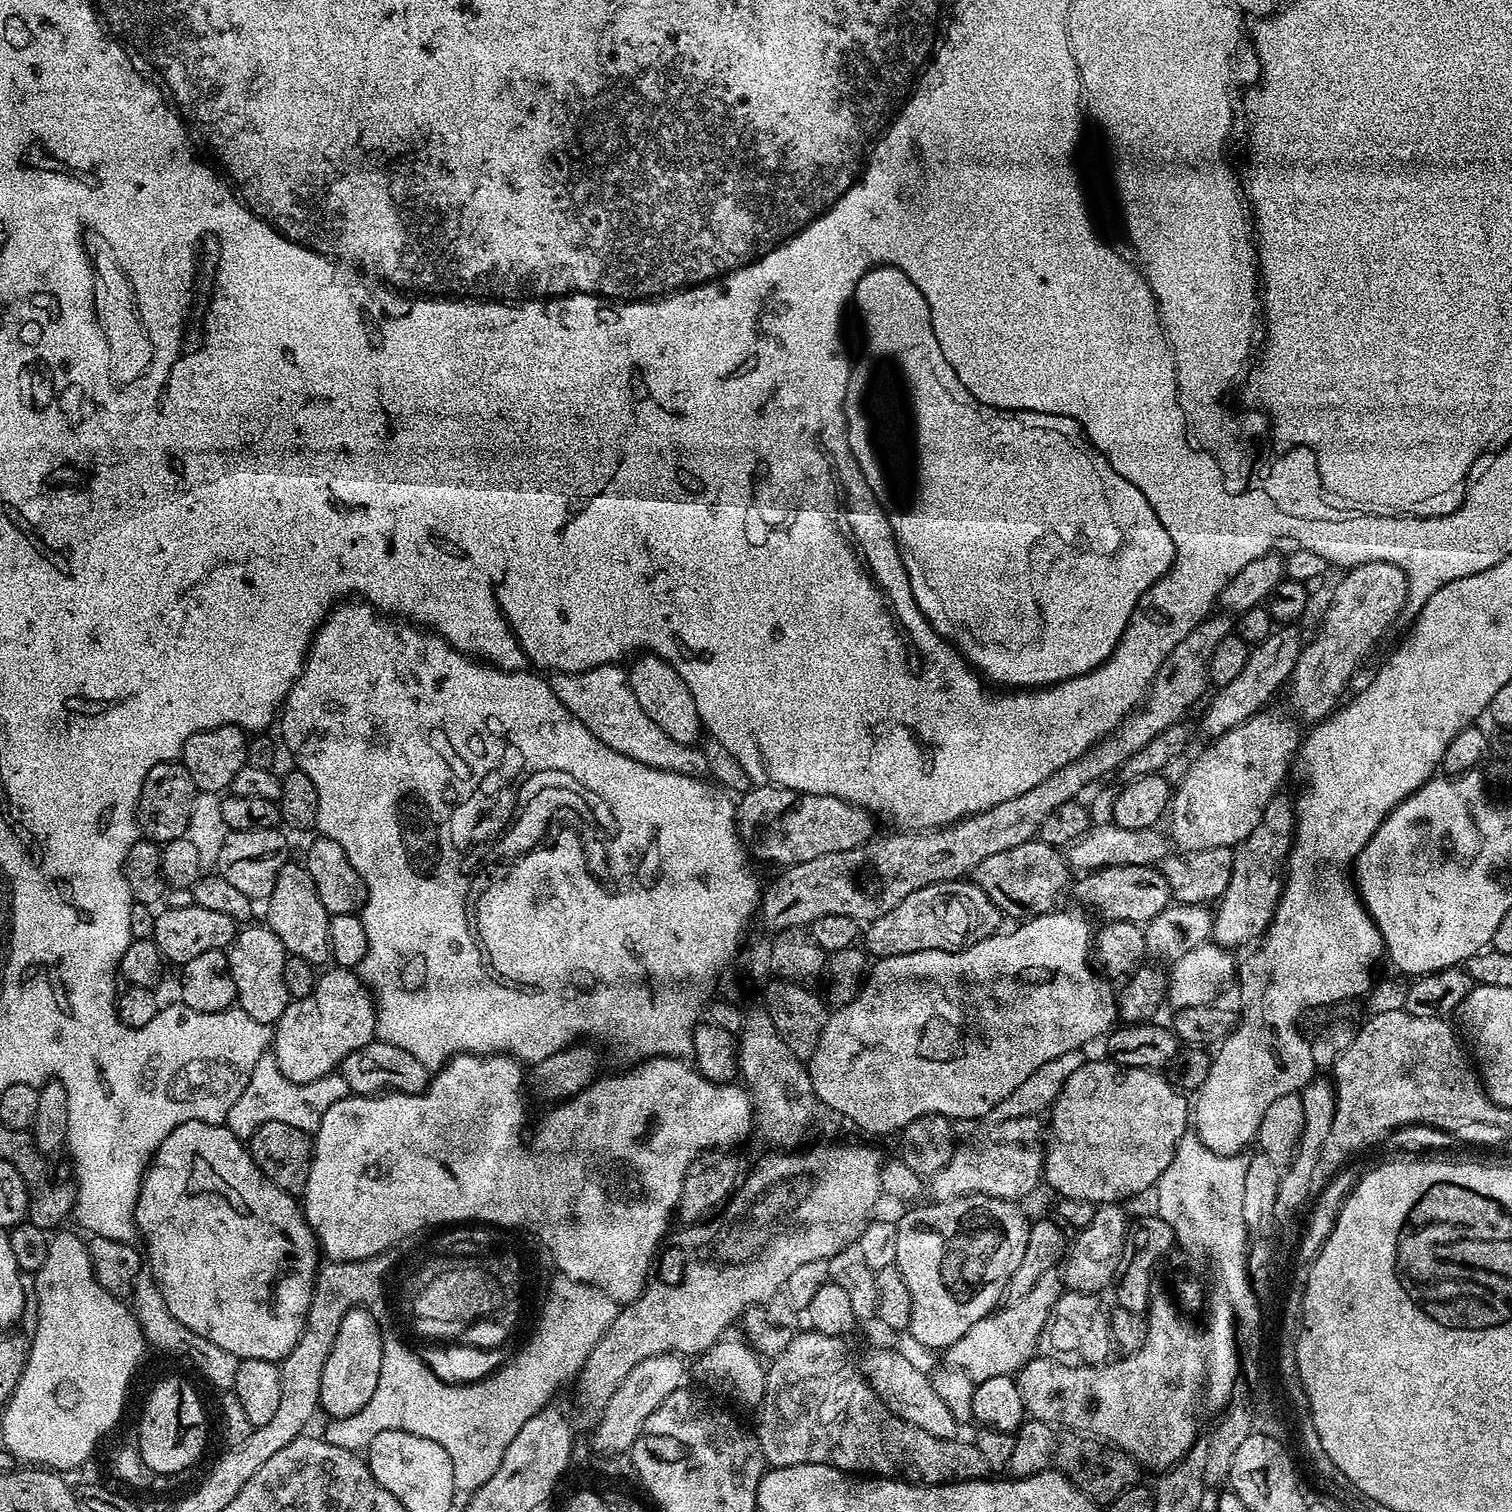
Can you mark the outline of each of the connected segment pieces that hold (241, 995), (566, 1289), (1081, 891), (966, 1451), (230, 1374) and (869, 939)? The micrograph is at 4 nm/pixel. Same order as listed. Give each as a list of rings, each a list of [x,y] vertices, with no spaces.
[[[244,926],[237,931],[235,940],[227,949],[230,974],[234,978],[236,1004],[246,1014],[250,1014],[254,1022],[275,1025],[290,1002],[286,978],[282,978],[286,953],[282,942],[278,942],[278,938],[266,926],[248,927],[252,926]]]
[[[563,1274],[548,1288],[548,1297],[540,1308],[540,1321],[520,1353],[482,1380],[466,1384],[447,1384],[424,1364],[419,1351],[411,1352],[394,1337],[383,1337],[384,1348],[378,1386],[370,1402],[358,1414],[345,1420],[332,1420],[322,1438],[334,1446],[359,1453],[382,1430],[403,1428],[410,1434],[436,1442],[454,1466],[457,1493],[471,1494],[494,1475],[506,1446],[514,1434],[553,1403],[552,1395],[579,1373],[590,1350],[610,1330],[618,1305],[601,1288],[583,1284]]]
[[[1110,865],[1105,868],[1098,868],[1095,871],[1089,871],[1081,875],[1081,880],[1074,884],[1076,896],[1084,904],[1089,904],[1092,908],[1097,908],[1105,917],[1105,921],[1129,920],[1131,924],[1141,926],[1153,920],[1160,911],[1173,903],[1172,891],[1166,882],[1166,878],[1161,874],[1159,867],[1148,867],[1146,865]]]
[[[801,1330],[796,1333],[796,1336],[790,1342],[790,1346],[786,1346],[786,1350],[782,1350],[778,1355],[771,1357],[765,1374],[764,1401],[758,1408],[758,1412],[760,1412],[760,1425],[755,1425],[754,1428],[758,1442],[762,1446],[765,1465],[781,1468],[782,1466],[821,1464],[831,1468],[840,1468],[843,1472],[849,1474],[871,1474],[894,1480],[907,1480],[913,1484],[957,1484],[963,1480],[982,1480],[989,1475],[990,1469],[986,1466],[986,1461],[983,1460],[978,1446],[971,1439],[963,1440],[963,1438],[957,1438],[947,1440],[946,1438],[936,1438],[934,1434],[926,1434],[926,1430],[922,1430],[918,1426],[914,1426],[910,1422],[895,1416],[881,1402],[876,1391],[864,1379],[863,1371],[858,1367],[857,1361],[856,1364],[852,1361],[852,1356],[848,1353],[848,1342],[843,1336],[827,1336],[821,1332]]]
[[[141,1270],[138,1274],[132,1287],[130,1307],[141,1332],[144,1333],[145,1341],[151,1347],[153,1344],[158,1351],[165,1352],[168,1356],[181,1356],[182,1359],[189,1360],[214,1387],[220,1388],[219,1390],[232,1389],[234,1374],[240,1365],[238,1357],[222,1350],[222,1346],[214,1346],[214,1342],[194,1334],[194,1330],[186,1330],[186,1326],[182,1326],[182,1322],[178,1322],[178,1318],[174,1318],[174,1314],[170,1314],[160,1293],[160,1287],[152,1278],[151,1271]]]
[[[971,879],[943,880],[906,894],[894,910],[886,910],[886,914],[871,921],[863,933],[862,944],[876,958],[922,950],[956,952],[995,936],[1002,928],[1000,920],[1000,907]]]

